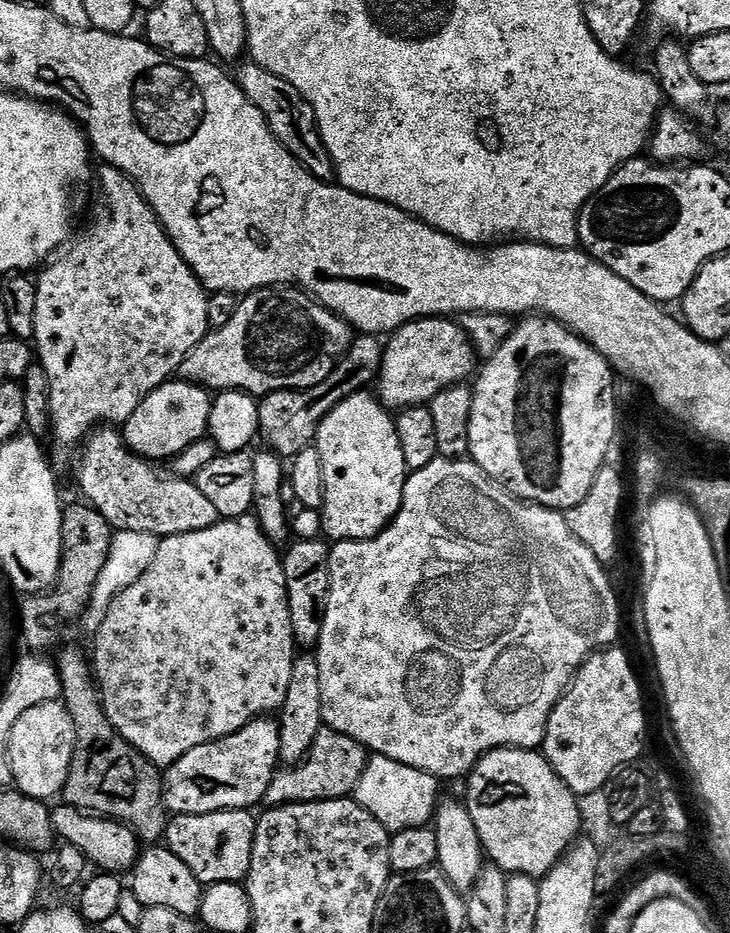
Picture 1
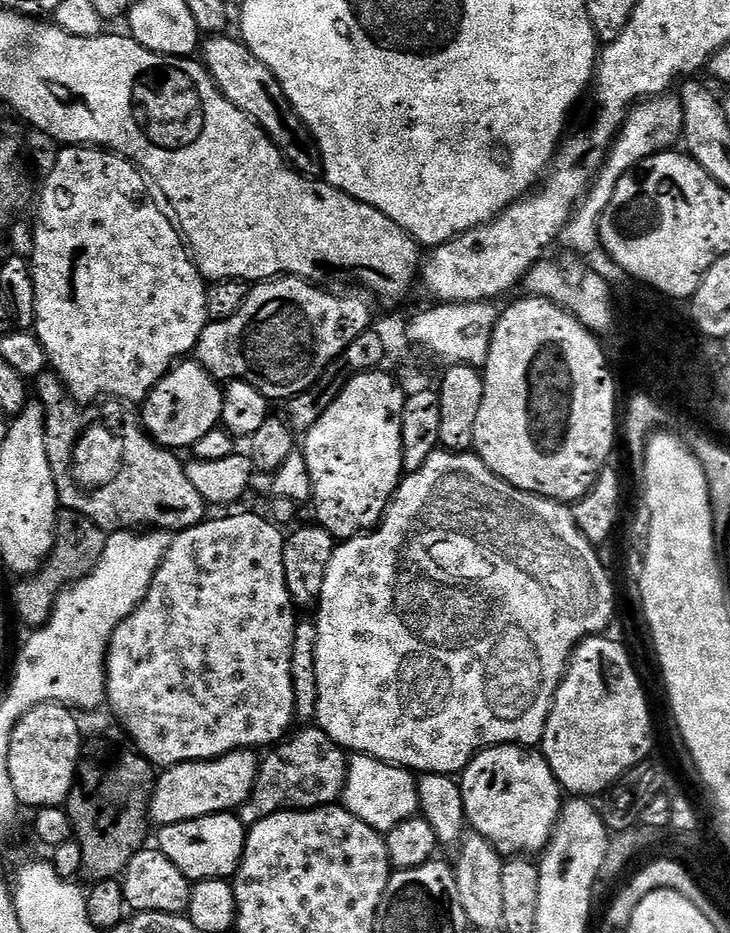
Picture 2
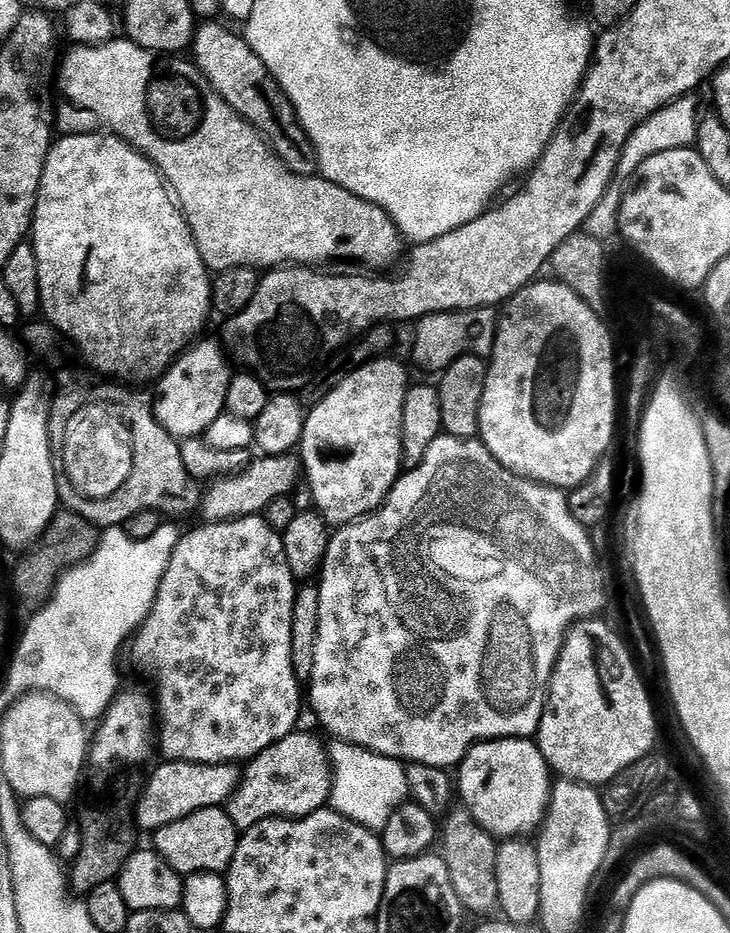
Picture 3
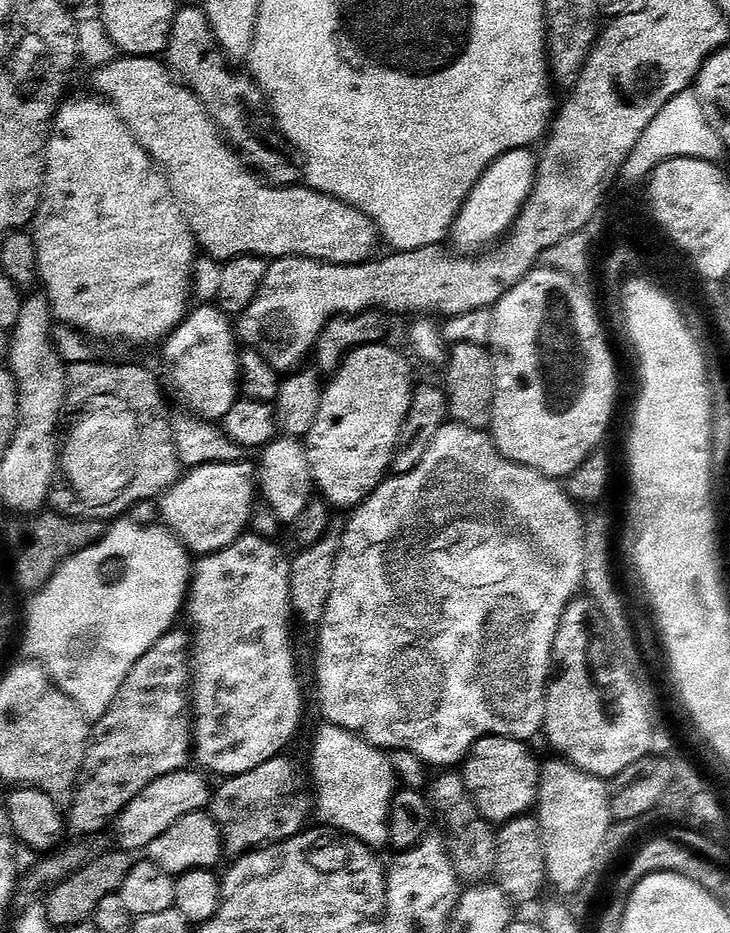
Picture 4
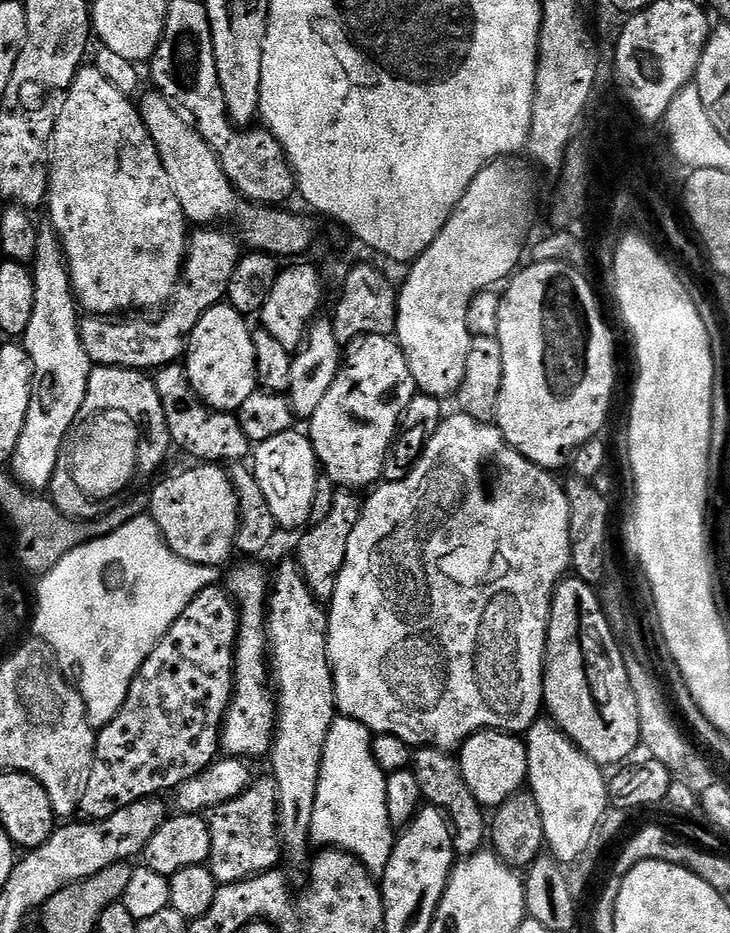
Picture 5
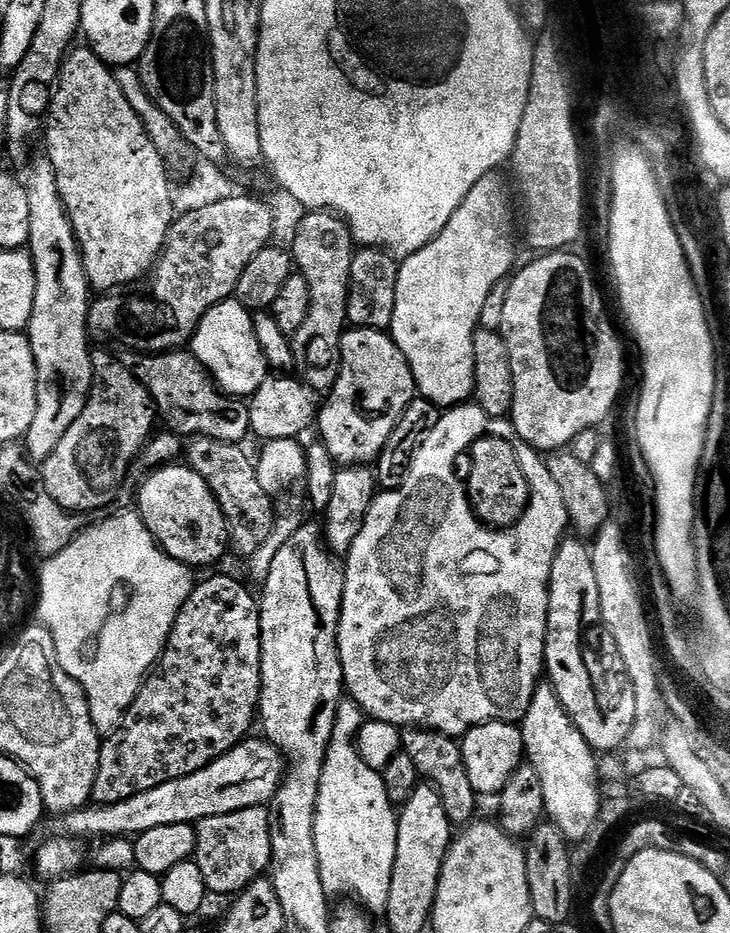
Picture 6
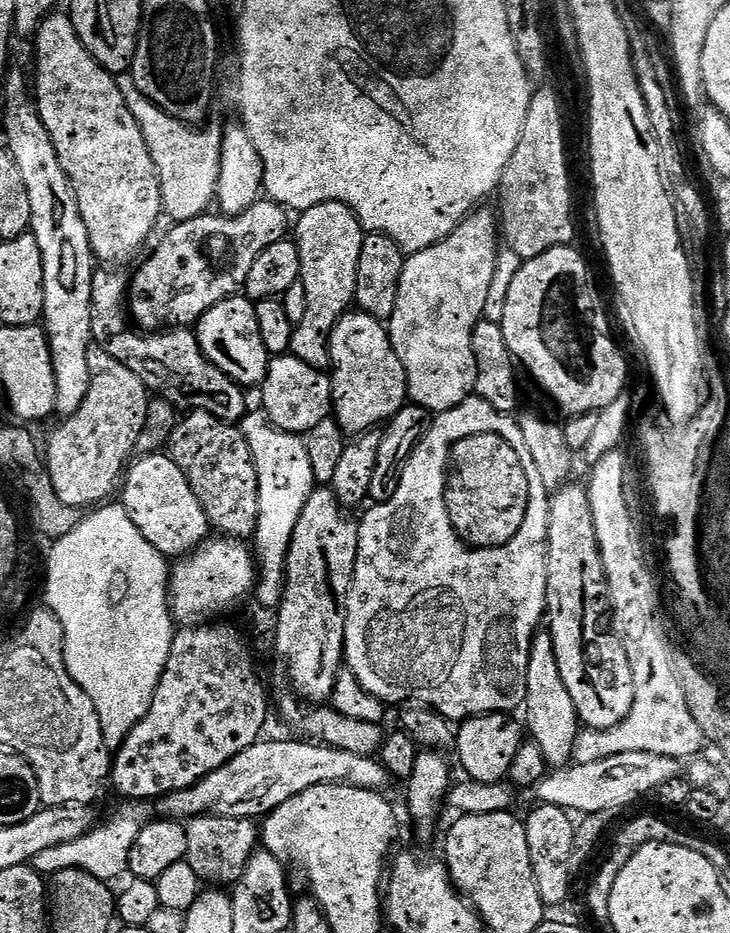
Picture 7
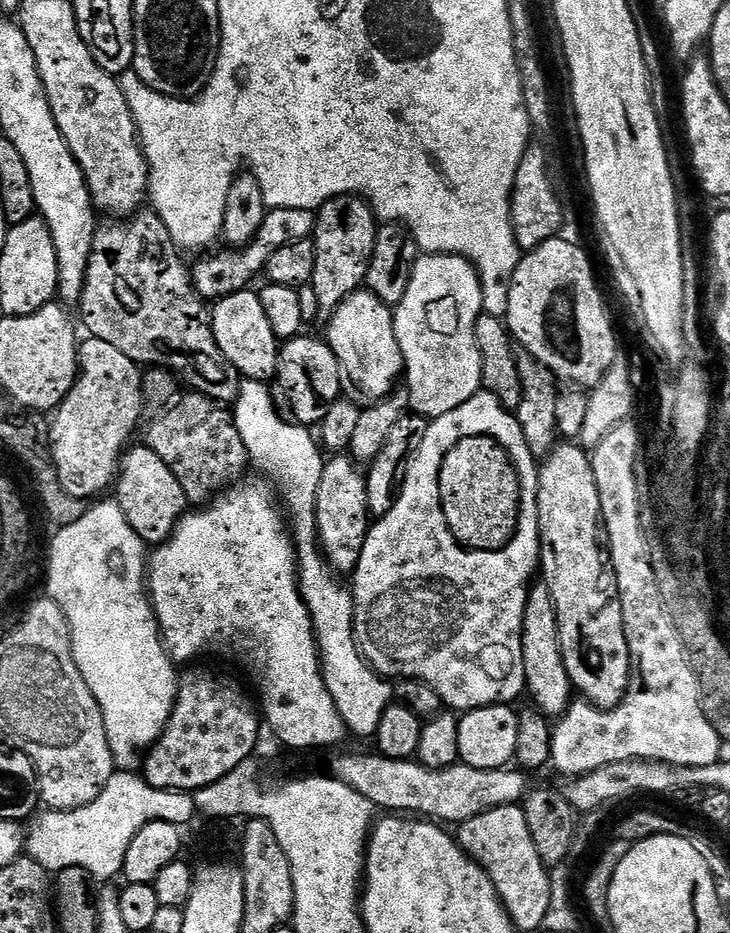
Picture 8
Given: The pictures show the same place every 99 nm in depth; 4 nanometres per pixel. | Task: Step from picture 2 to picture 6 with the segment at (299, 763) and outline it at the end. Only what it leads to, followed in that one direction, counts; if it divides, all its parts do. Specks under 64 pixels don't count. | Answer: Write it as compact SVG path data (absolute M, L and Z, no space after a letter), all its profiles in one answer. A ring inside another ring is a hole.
M250 806L246 810L234 810L234 814L215 815L202 819L196 830L195 862L211 895L239 894L257 883L260 875L272 867L270 850L270 826L272 813L264 806Z

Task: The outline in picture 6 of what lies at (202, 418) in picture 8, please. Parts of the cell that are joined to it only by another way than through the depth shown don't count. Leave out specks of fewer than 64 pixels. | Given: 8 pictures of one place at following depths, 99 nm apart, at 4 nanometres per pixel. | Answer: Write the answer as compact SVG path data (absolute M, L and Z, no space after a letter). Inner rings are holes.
M197 436L187 441L186 463L195 472L202 474L202 478L206 478L206 486L210 486L222 510L224 521L228 524L227 537L231 555L247 558L261 548L266 538L270 538L277 526L278 515L272 509L274 500L262 490L261 483L258 482L253 457L248 457L242 449L240 444Z

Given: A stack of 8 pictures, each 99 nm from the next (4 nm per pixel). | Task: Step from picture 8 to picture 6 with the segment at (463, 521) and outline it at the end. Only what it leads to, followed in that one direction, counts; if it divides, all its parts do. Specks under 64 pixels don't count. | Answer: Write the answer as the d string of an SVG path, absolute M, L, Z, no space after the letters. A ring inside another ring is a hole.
M484 436L472 444L471 456L468 494L475 517L497 530L511 528L528 508L530 494L529 482L522 473L515 445L497 436Z

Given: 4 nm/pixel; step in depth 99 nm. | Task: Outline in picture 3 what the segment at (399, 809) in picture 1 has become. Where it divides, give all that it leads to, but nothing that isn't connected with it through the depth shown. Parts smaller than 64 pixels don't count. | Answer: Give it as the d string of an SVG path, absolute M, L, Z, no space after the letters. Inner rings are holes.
M333 739L331 743L327 750L328 761L332 764L332 811L358 822L371 832L383 833L386 822L390 822L390 814L394 814L394 810L410 796L405 765L344 740Z

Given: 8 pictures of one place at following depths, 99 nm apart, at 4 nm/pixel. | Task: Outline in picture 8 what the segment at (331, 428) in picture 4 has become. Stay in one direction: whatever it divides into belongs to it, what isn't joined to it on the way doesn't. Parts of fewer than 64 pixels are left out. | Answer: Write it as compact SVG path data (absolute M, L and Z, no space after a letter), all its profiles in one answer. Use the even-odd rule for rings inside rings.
M361 290L350 294L346 302L337 306L329 320L332 321L328 324L326 343L338 358L347 391L349 388L357 396L352 395L357 401L365 400L363 403L368 406L387 399L404 376L404 359L394 330L396 318L393 309L383 304L373 292Z

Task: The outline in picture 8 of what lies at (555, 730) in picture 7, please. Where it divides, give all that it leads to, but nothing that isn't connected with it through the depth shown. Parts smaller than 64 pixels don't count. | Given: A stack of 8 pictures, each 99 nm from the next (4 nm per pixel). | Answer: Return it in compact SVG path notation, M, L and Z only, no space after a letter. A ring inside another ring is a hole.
M542 582L537 583L528 594L522 630L522 662L526 692L529 697L532 695L531 703L549 718L559 718L569 711L571 704L568 703L574 697L574 689L560 649L556 607L548 587Z

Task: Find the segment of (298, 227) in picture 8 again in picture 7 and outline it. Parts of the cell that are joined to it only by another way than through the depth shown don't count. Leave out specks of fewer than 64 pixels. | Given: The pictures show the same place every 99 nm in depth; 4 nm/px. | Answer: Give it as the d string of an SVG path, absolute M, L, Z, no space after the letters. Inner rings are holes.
M267 198L256 200L250 210L242 210L242 214L237 216L212 215L195 216L173 223L173 228L161 238L160 245L153 250L152 257L137 270L136 277L131 277L126 312L137 329L150 333L195 325L204 317L206 310L218 306L218 302L228 296L237 295L244 287L246 274L250 274L254 266L254 258L258 258L258 254L262 254L266 246L274 246L274 242L285 239L290 232L289 213L284 205Z

